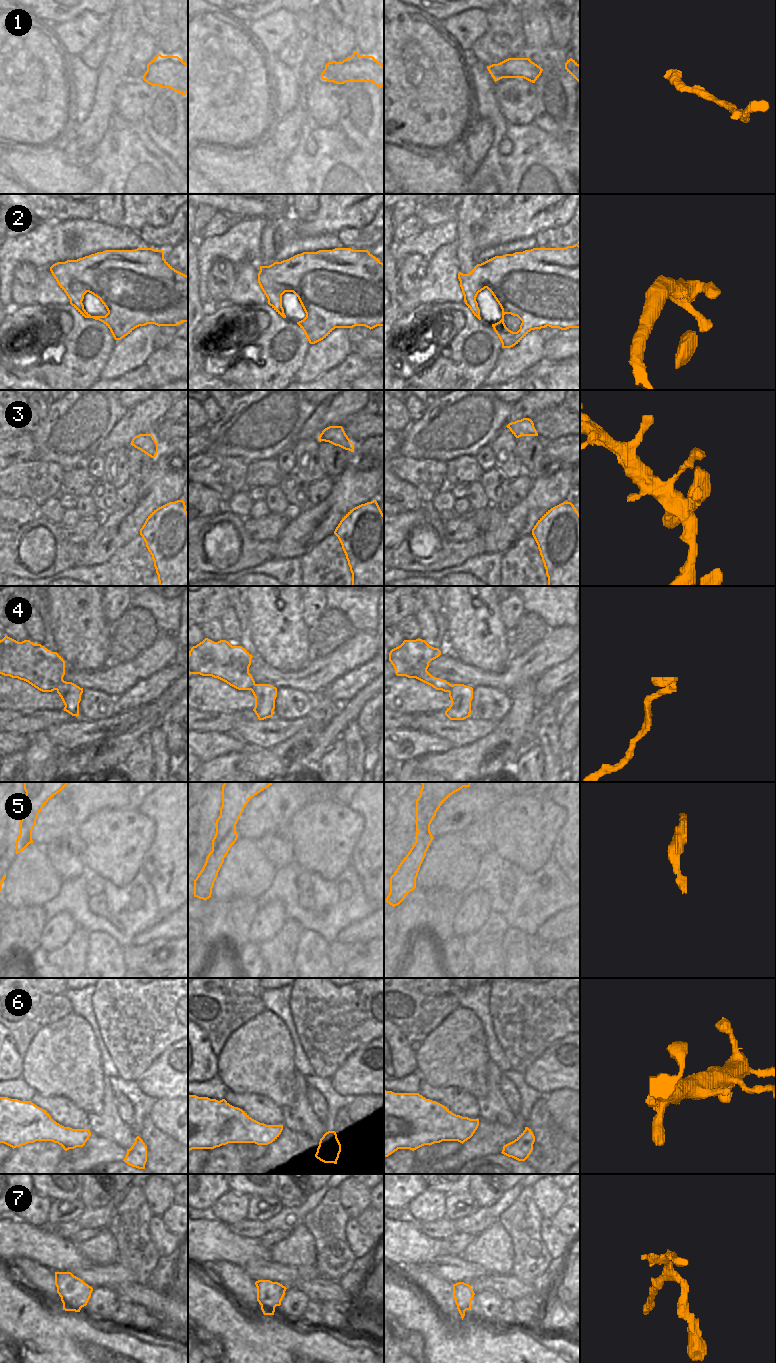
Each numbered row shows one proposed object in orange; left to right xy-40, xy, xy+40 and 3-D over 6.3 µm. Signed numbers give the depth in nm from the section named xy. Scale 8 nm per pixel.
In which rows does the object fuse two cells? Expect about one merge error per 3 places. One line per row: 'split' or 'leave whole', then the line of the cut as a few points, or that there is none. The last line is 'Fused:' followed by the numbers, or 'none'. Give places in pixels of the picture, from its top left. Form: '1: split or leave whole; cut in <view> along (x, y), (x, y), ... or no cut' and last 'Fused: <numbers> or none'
1: leave whole; no cut
2: leave whole; no cut
3: leave whole; no cut
4: split; cut in xy-40 along (63, 680), (56, 689)
5: split; cut in xy along (235, 830), (232, 830), (212, 850)
6: leave whole; no cut
7: leave whole; no cut
Fused: 4, 5

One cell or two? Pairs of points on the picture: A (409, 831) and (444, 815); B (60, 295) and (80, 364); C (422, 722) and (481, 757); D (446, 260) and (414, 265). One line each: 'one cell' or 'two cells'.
A: two cells
B: two cells
C: two cells
D: two cells

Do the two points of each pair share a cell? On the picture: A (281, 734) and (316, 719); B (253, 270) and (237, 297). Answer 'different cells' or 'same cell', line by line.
A: same cell
B: same cell

